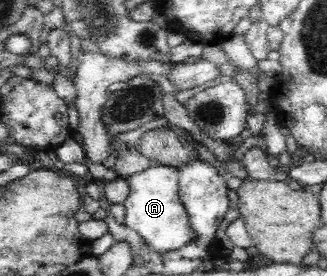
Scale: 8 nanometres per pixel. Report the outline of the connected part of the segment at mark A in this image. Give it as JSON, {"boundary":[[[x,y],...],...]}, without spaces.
{"boundary":[[[153,164],[145,170],[125,176],[129,183],[129,196],[124,200],[125,226],[132,228],[157,253],[181,249],[193,240],[189,213],[179,194],[179,171],[174,166]]]}

